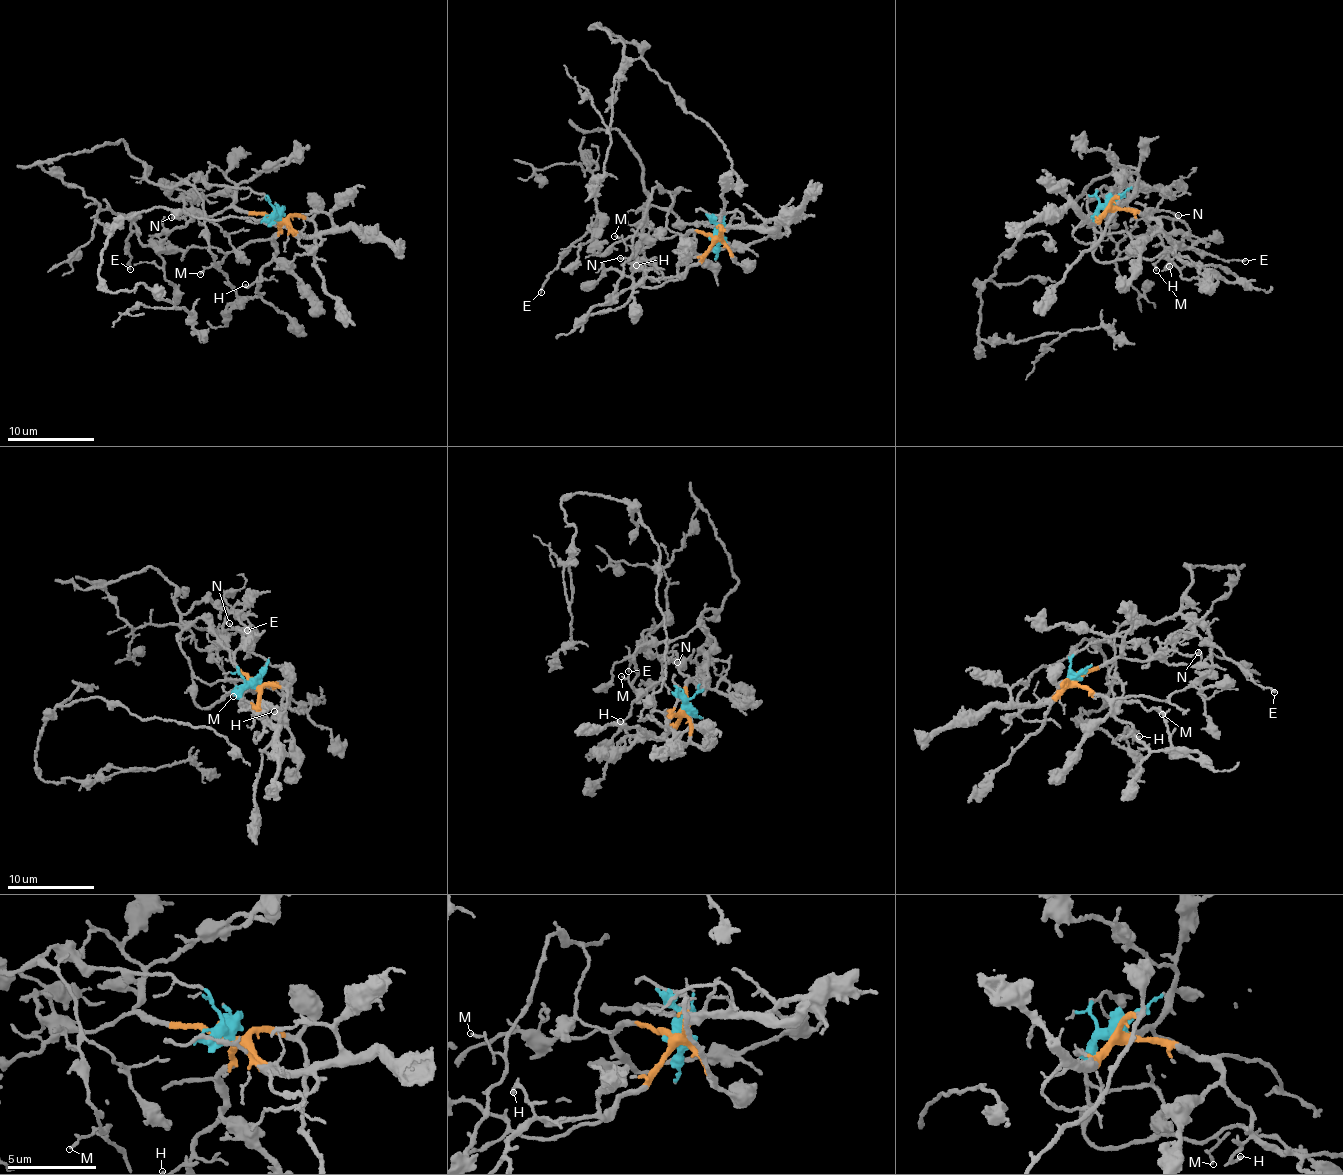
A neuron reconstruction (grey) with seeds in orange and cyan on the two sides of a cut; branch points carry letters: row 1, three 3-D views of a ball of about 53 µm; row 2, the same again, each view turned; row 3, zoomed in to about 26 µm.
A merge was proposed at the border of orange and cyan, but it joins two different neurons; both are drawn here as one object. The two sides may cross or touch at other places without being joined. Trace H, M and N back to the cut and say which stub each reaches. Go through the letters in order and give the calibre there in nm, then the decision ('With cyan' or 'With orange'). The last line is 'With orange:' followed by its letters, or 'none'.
H: Thickness 200 nm. With orange
M: Thickness 160 nm. With cyan
N: Thickness 80 nm. With orange
With orange: H, N

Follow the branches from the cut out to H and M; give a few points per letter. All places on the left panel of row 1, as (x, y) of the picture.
H: (276, 218), (282, 223), (275, 250), (260, 278), (247, 287), (245, 284)
M: (276, 218), (263, 195), (185, 178), (203, 202), (207, 245), (216, 255), (216, 264), (199, 274)

